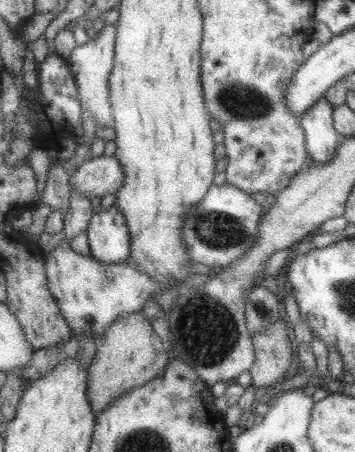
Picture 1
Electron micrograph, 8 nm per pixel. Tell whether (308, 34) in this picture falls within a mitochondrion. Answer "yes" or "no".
no

